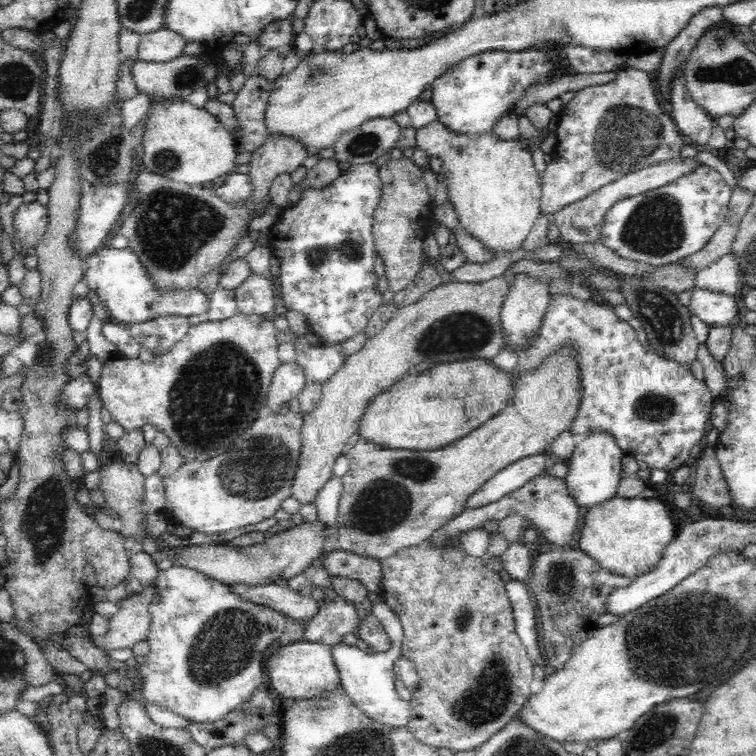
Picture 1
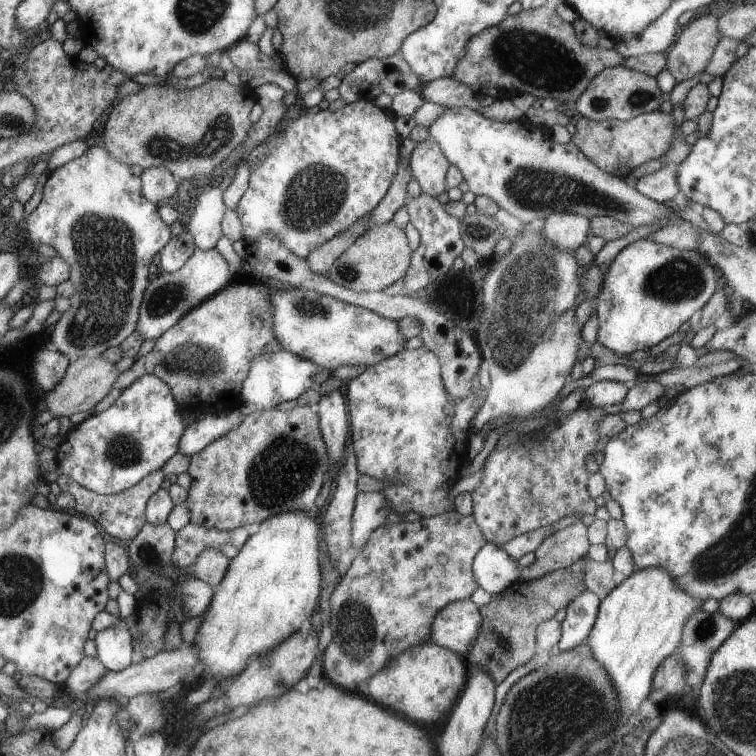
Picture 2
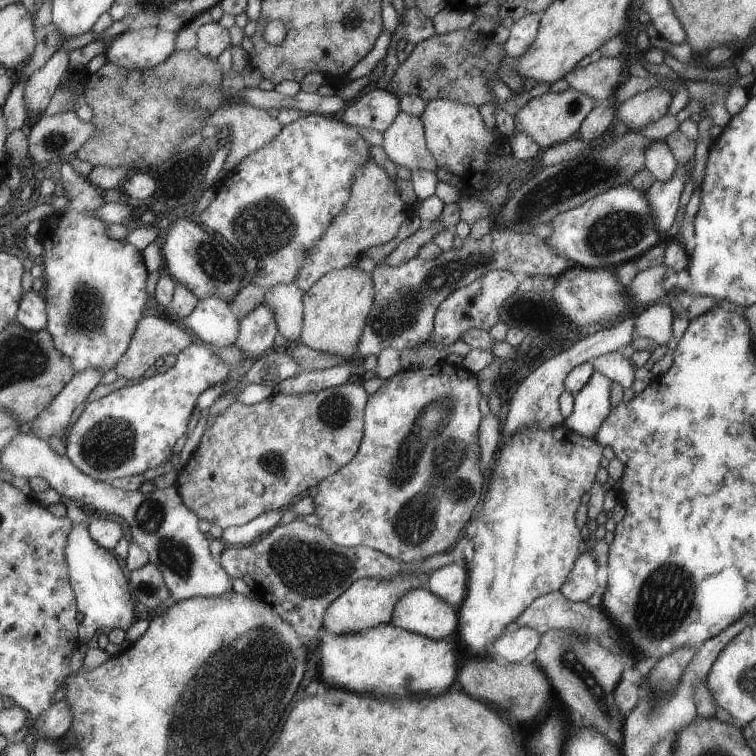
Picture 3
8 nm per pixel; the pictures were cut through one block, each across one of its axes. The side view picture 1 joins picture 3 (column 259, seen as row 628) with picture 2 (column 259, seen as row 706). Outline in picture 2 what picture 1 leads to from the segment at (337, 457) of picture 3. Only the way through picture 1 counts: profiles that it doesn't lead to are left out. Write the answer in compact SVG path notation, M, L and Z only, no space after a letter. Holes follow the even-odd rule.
M319 404L297 405L291 411L264 409L248 411L238 427L213 440L206 448L191 456L187 473L192 477L188 490L191 521L221 531L239 526L260 524L275 514L289 510L310 512L328 472L328 448L318 428Z

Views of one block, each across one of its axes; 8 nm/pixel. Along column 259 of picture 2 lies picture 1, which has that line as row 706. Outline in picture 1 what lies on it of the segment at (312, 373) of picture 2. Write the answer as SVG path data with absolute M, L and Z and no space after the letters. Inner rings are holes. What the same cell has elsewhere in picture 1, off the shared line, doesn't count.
M380 593L377 601L372 606L372 614L378 622L384 626L392 644L387 652L370 654L370 652L360 650L354 646L348 646L338 642L331 646L332 658L334 659L338 673L340 673L341 688L346 690L354 705L356 705L364 714L369 715L374 721L381 722L389 727L401 727L407 724L411 717L410 702L404 702L400 699L395 688L394 662L401 655L403 642L403 627L400 618L390 605L384 602Z

